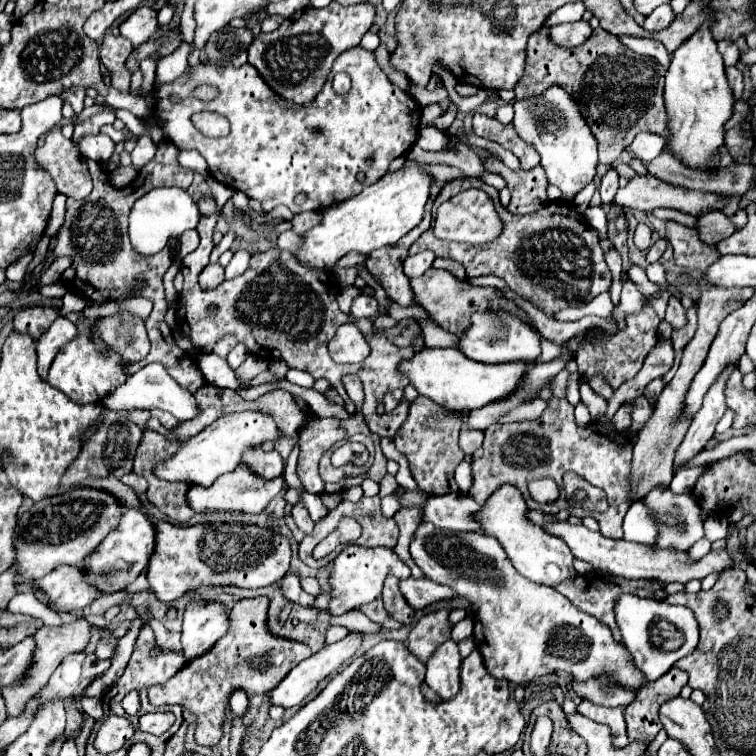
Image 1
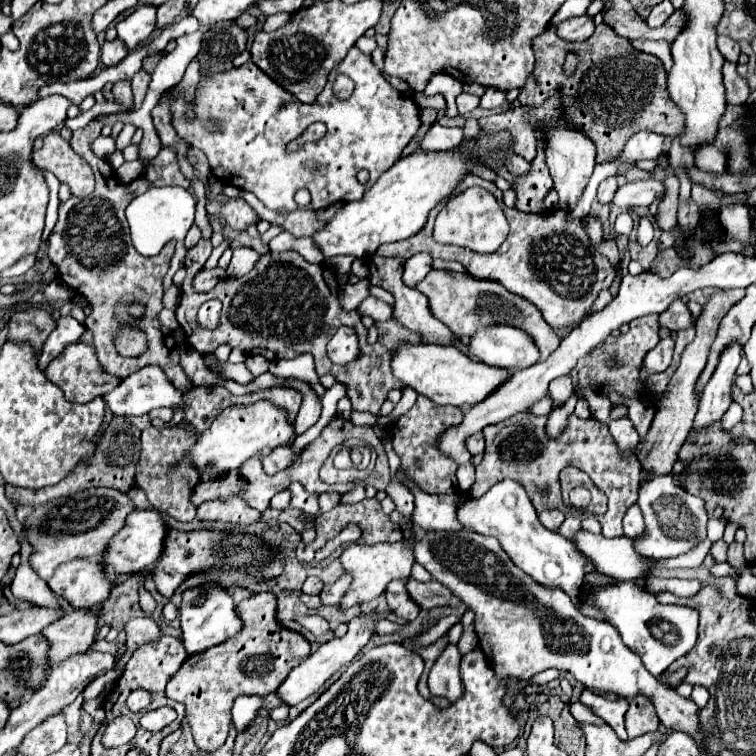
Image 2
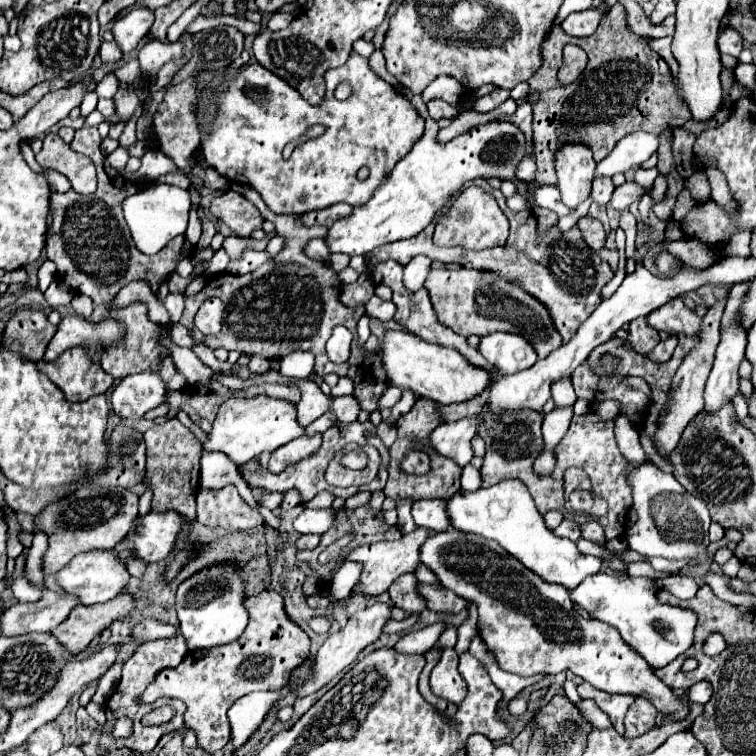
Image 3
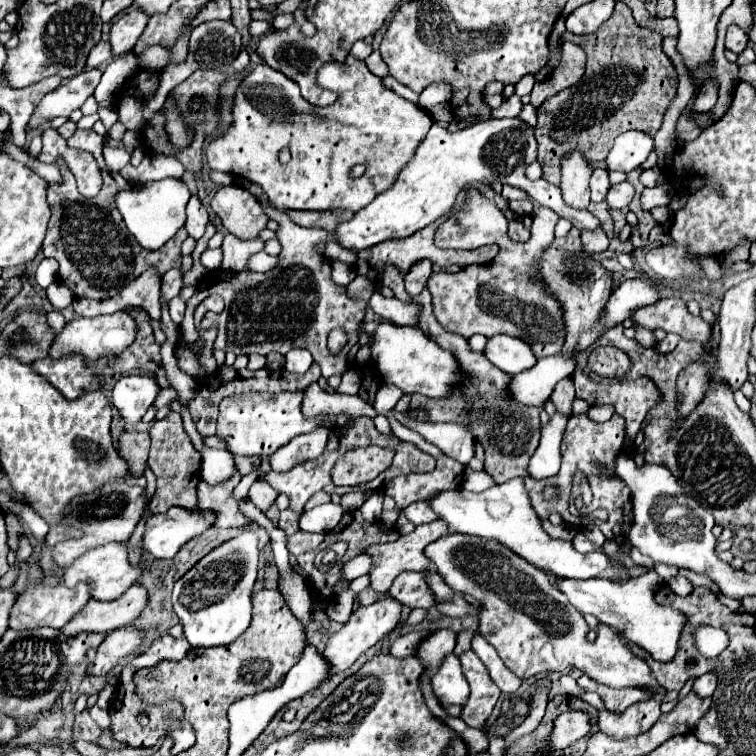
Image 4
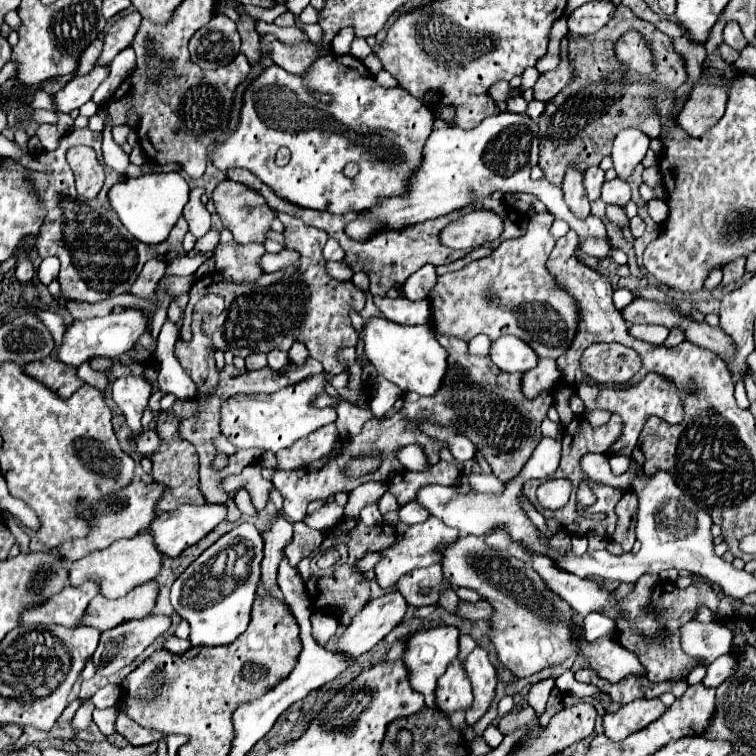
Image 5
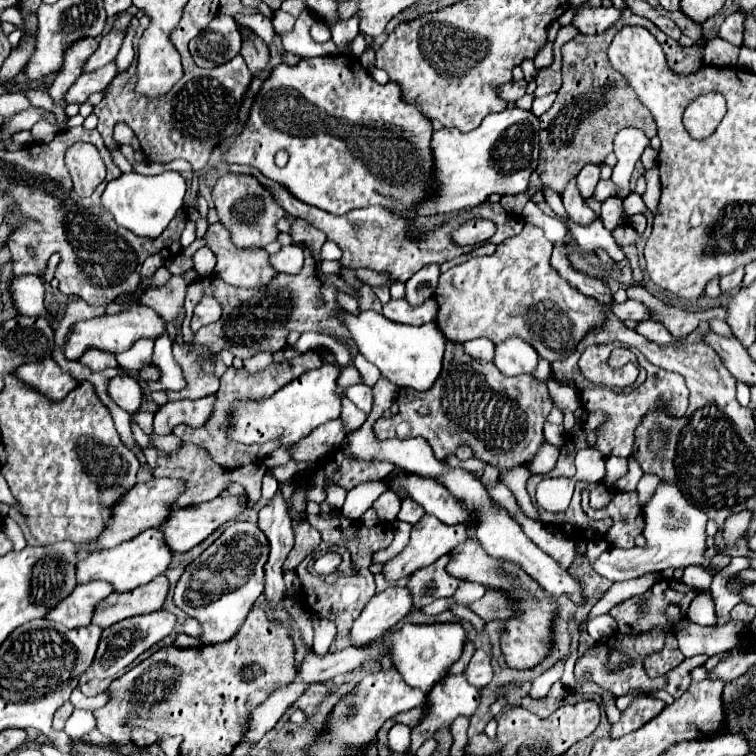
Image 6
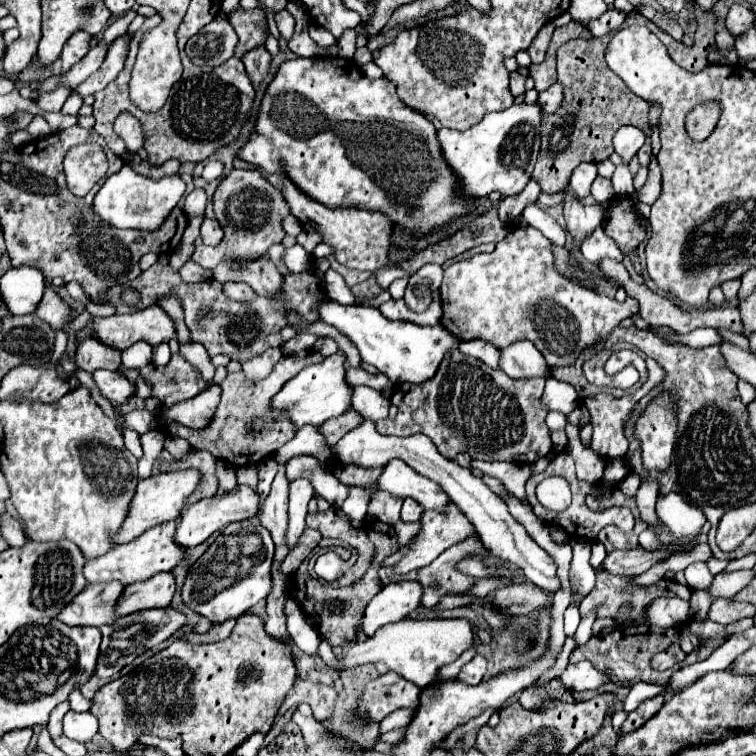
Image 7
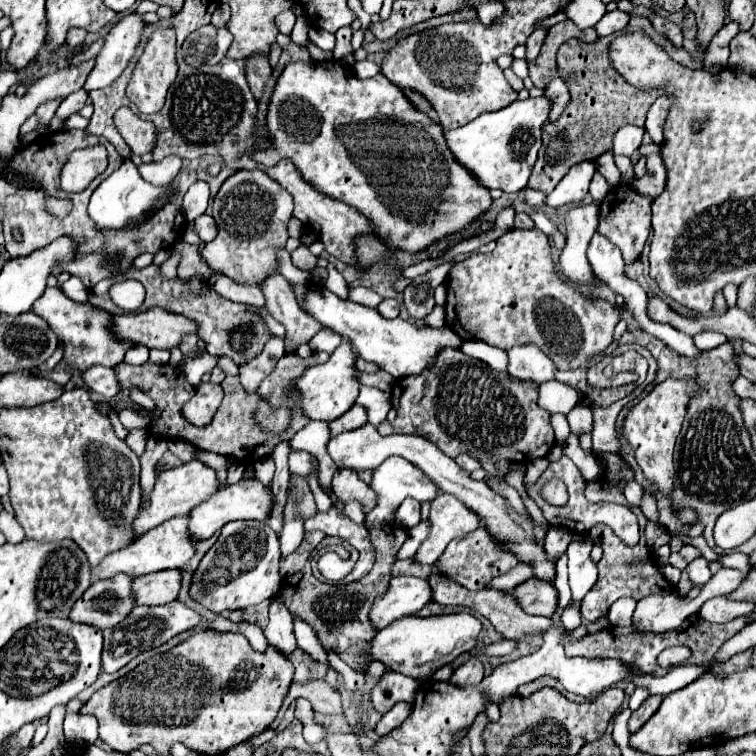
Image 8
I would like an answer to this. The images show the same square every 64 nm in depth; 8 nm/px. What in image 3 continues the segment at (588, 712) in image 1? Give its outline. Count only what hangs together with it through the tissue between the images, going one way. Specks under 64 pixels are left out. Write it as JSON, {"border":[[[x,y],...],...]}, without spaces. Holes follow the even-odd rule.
{"border":[[[588,682],[578,684],[578,694],[582,698],[592,698],[612,720],[614,730],[618,734],[624,734],[624,714],[630,708],[630,704],[636,700],[636,696],[624,696],[624,694],[610,694],[610,692],[600,692],[598,688],[592,688]]]}

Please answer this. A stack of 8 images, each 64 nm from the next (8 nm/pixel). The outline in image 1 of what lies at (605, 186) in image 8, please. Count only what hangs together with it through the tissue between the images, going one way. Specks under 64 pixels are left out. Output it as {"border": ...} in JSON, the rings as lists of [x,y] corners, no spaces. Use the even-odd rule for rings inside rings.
{"border":[[[636,176],[634,180],[630,180],[624,188],[618,188],[618,194],[614,198],[616,206],[622,208],[634,208],[634,210],[644,210],[644,212],[652,212],[654,208],[674,208],[692,216],[700,216],[708,210],[720,210],[722,202],[718,194],[710,194],[710,192],[694,192],[694,190],[686,190],[686,188],[678,188],[672,186],[664,180],[658,180],[654,176]]]}

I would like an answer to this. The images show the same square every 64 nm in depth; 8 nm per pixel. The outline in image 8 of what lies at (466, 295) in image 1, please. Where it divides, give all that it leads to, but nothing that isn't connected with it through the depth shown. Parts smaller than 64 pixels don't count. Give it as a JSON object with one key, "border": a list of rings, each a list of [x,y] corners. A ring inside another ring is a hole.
{"border":[[[514,228],[506,232],[496,240],[496,248],[492,252],[472,254],[470,258],[456,262],[450,268],[448,278],[446,324],[462,340],[484,340],[490,346],[498,346],[502,350],[508,350],[518,344],[536,344],[544,354],[552,358],[558,370],[582,368],[592,358],[602,356],[606,344],[612,340],[614,326],[620,320],[620,308],[608,304],[606,300],[588,300],[556,276],[550,258],[548,236],[536,228]]]}

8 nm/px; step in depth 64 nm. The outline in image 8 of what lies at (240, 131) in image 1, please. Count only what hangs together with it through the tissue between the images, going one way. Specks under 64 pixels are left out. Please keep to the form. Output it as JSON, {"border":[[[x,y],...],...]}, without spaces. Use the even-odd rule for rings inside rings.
{"border":[[[340,60],[286,64],[270,100],[268,130],[272,146],[256,152],[260,164],[274,166],[276,160],[290,158],[304,180],[312,182],[322,194],[360,210],[372,222],[372,232],[390,248],[400,248],[410,254],[428,250],[434,242],[468,228],[492,206],[490,190],[480,188],[480,180],[448,152],[440,124],[420,112],[384,74],[358,80],[352,68]]]}

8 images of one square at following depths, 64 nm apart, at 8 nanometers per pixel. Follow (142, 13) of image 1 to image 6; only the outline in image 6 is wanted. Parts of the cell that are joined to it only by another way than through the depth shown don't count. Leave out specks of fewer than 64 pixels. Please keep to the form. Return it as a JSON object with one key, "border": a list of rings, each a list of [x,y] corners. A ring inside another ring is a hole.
{"border":[[[108,32],[106,36],[102,36],[100,46],[98,46],[96,52],[86,60],[82,74],[94,72],[94,70],[106,66],[110,60],[114,60],[116,54],[118,54],[118,50],[120,50],[120,46],[122,46],[122,40],[124,40],[124,34],[120,34],[120,32]]]}

